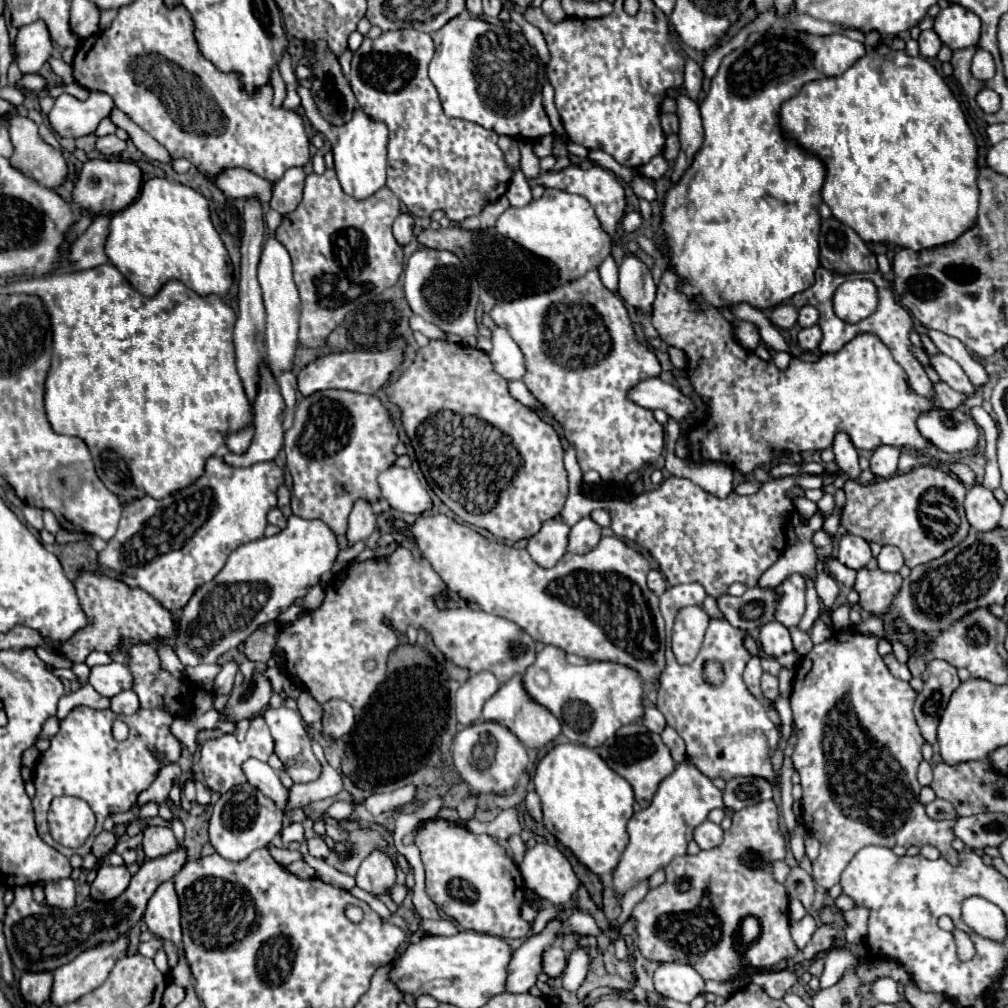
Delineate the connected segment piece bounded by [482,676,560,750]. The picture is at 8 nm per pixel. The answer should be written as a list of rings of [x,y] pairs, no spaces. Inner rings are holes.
[[[514,676],[500,686],[500,690],[484,704],[482,718],[486,722],[500,722],[500,726],[508,726],[508,730],[512,730],[512,734],[516,734],[516,738],[520,738],[526,748],[544,748],[560,734],[560,722],[546,708],[532,702],[530,696],[524,692],[522,676]]]

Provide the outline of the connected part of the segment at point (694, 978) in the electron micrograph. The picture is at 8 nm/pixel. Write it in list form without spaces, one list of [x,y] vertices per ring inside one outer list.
[[[664,962],[654,972],[656,992],[678,1002],[692,1002],[696,996],[704,994],[704,978],[692,966],[678,962]]]

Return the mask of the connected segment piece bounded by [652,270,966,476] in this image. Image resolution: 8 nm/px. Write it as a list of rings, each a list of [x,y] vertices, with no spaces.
[[[672,270],[662,274],[658,284],[658,294],[652,312],[652,324],[660,338],[686,354],[692,388],[701,396],[707,396],[708,418],[688,432],[688,460],[692,462],[722,462],[742,476],[752,474],[762,464],[772,462],[774,452],[790,456],[794,452],[824,450],[832,446],[834,436],[844,432],[850,436],[856,450],[876,450],[880,444],[890,446],[910,446],[914,450],[926,450],[930,442],[916,430],[916,418],[930,410],[942,406],[944,410],[954,410],[962,404],[966,396],[952,390],[948,384],[938,382],[936,402],[930,402],[914,394],[906,382],[906,372],[894,362],[890,350],[874,334],[860,334],[850,340],[840,352],[824,354],[818,362],[804,362],[792,358],[788,370],[776,368],[776,364],[764,362],[752,350],[744,350],[734,336],[734,326],[716,308],[692,308],[688,298],[678,290],[678,278]]]

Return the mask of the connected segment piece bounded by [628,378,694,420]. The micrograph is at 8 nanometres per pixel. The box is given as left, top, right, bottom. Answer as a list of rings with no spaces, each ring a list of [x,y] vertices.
[[[646,378],[632,386],[632,390],[628,390],[628,400],[648,410],[660,408],[674,420],[682,420],[694,410],[692,402],[674,384],[662,382],[660,378]]]

